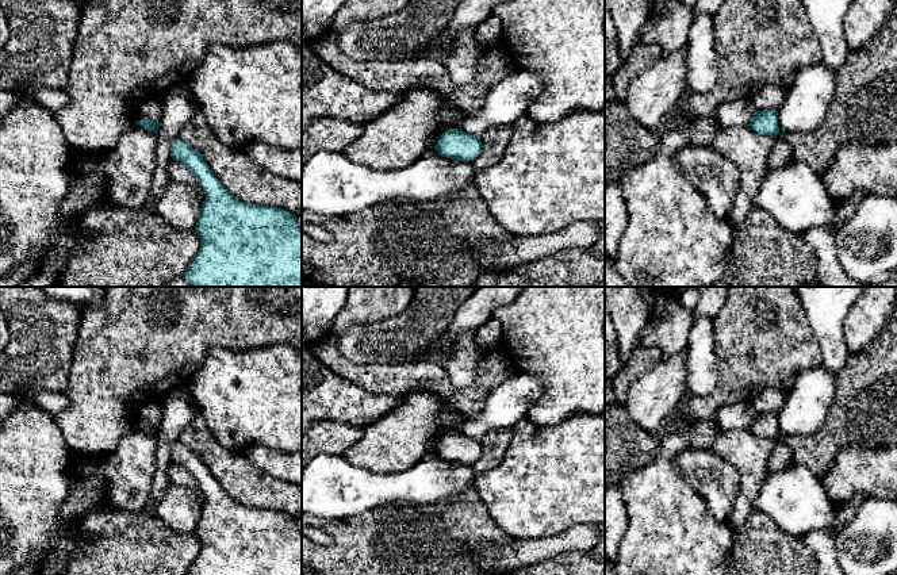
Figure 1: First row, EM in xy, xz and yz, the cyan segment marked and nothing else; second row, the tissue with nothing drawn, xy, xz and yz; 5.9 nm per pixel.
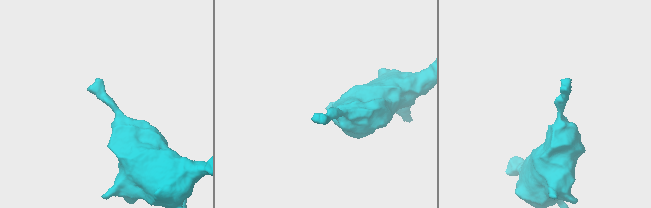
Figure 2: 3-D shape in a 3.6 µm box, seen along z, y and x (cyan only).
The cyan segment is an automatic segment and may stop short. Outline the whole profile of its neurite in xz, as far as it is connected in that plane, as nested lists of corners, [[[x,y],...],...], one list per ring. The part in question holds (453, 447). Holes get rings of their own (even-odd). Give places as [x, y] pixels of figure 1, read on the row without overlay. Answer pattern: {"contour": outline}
{"contour": [[[451,432],[440,438],[434,453],[451,463],[475,463],[482,455],[480,440],[469,438],[461,432]]]}

